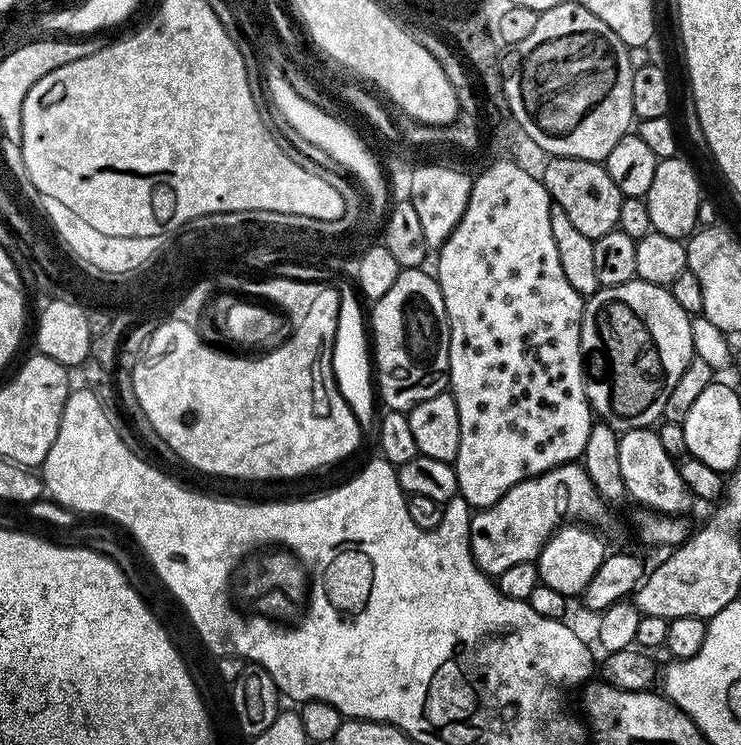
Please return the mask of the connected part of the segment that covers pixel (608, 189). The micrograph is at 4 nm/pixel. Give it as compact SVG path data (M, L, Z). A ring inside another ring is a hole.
M554 156L547 162L549 164L542 171L544 189L551 196L553 205L563 210L566 218L574 224L578 234L594 241L619 225L618 210L622 197L603 163L575 160L569 156Z

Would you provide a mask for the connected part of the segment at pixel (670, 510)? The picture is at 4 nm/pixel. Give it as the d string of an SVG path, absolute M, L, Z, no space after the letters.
M651 427L635 428L619 433L618 463L622 470L622 482L625 493L633 496L645 509L661 514L684 514L694 497L682 480L677 461L662 447L659 431Z

